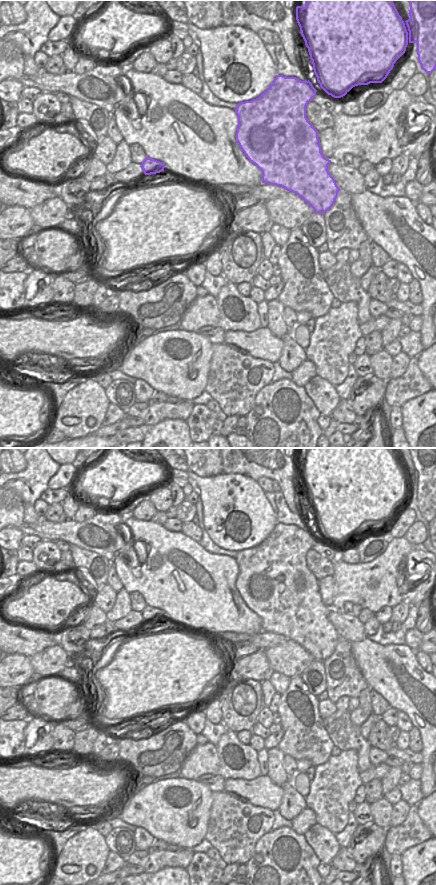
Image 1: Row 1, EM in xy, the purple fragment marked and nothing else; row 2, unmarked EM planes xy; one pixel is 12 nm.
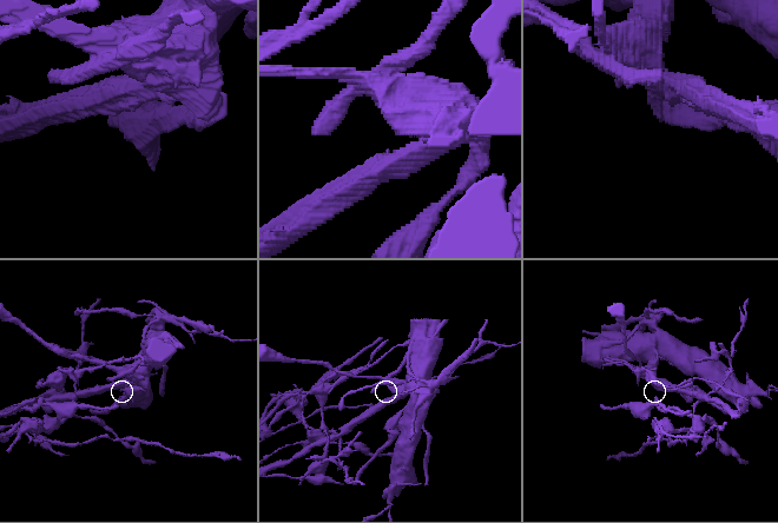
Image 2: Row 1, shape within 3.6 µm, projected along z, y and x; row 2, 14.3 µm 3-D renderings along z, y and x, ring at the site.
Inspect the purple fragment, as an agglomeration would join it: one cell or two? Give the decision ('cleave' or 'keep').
cleave

